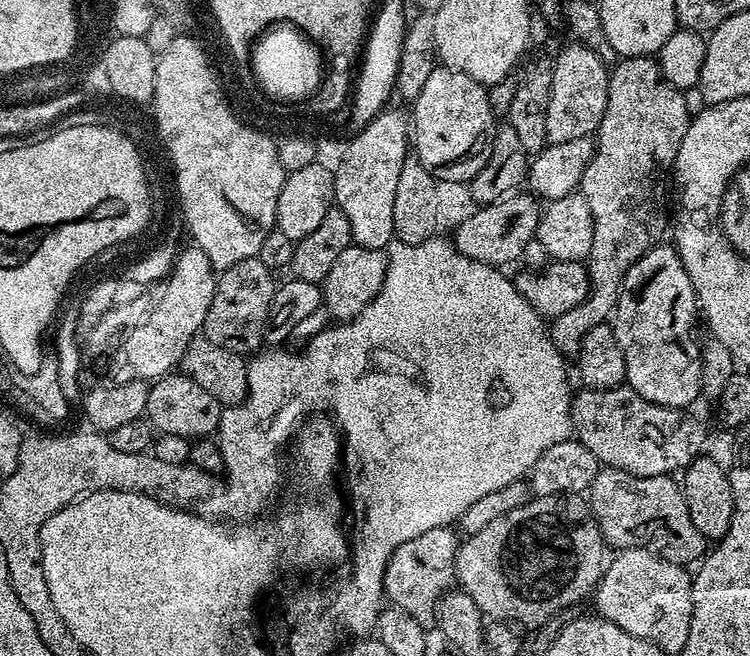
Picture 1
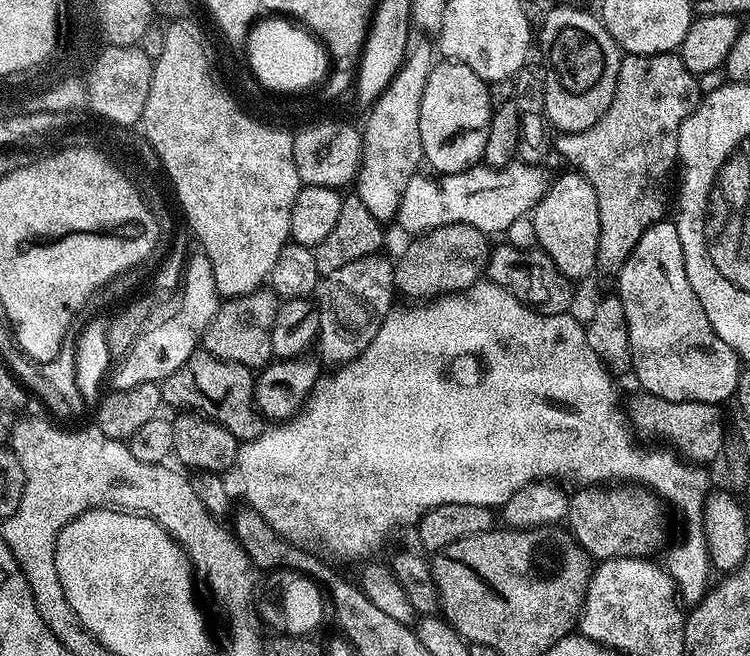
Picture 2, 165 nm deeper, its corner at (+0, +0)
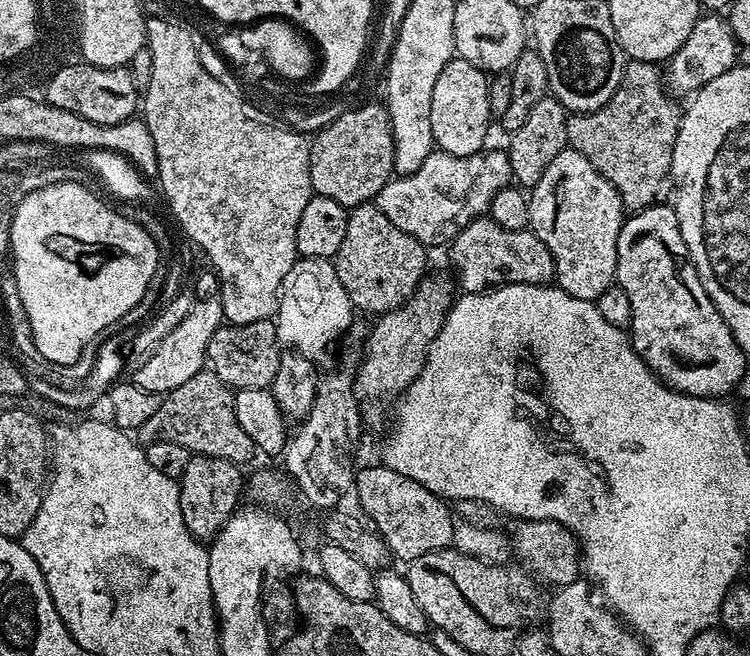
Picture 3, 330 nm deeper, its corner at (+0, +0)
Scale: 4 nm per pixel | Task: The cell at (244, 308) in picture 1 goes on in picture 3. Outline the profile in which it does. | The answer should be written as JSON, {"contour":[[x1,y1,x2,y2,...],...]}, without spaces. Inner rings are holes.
{"contour":[[259,320,249,324,230,324,225,322,220,325,218,330,214,330,214,338,210,338,207,363,210,365,211,371,216,372,218,378,222,378,222,382,226,382,229,388,233,390,241,388,271,389,274,382,274,374,278,374,281,351,282,345,280,339,276,337,276,326,272,320]]}

